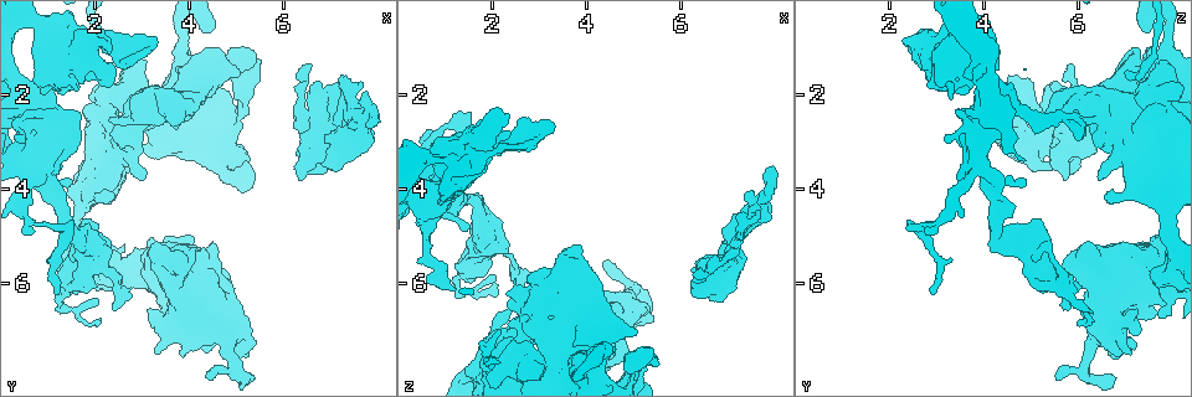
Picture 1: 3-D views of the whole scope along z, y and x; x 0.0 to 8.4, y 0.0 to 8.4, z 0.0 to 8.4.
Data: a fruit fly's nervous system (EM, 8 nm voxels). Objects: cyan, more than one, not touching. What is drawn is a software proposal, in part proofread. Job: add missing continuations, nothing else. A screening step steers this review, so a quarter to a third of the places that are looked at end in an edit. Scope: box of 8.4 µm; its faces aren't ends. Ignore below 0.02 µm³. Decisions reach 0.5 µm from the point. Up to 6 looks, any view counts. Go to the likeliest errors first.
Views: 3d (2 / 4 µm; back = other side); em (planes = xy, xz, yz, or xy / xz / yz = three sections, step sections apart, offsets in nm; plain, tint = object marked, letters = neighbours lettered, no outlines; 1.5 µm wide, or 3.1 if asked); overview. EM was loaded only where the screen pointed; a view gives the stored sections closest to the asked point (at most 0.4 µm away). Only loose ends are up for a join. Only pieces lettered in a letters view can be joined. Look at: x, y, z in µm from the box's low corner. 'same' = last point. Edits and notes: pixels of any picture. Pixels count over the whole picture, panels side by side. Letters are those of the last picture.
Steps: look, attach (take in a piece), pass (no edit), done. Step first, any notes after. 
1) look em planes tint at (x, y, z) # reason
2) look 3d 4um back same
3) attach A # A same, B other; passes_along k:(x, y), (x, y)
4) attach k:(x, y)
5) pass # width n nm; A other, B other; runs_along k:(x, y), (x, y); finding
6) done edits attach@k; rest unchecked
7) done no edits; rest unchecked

look 3d 4um at (3.75, 6.50, 6.15) # free end

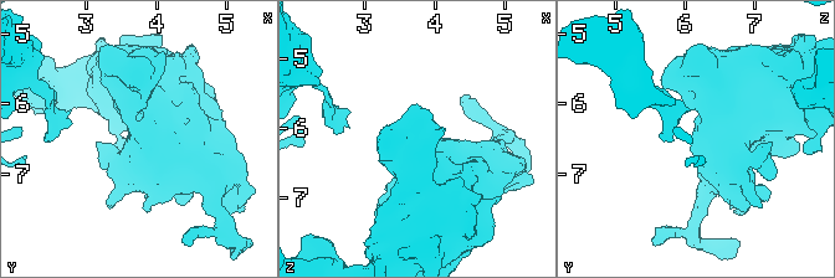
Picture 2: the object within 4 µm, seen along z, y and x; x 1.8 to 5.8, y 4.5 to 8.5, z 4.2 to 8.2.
look em planes letters at (3.75, 6.45, 6.15) # shape alone is not enough

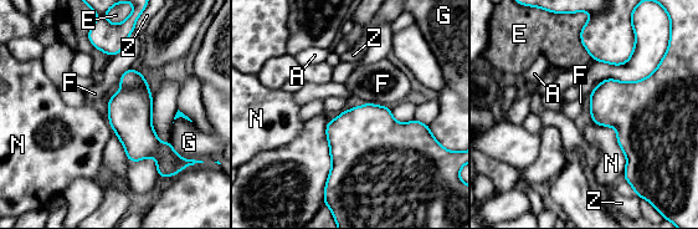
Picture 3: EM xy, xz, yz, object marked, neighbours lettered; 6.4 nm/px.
pass # A other, E other, F other, G other, N other, Z other; border 3:(367, 102), (388, 107); no lettered piece goes on from it

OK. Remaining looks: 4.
look 3d 4um at (1.25, 2.95, 6.10) # free end

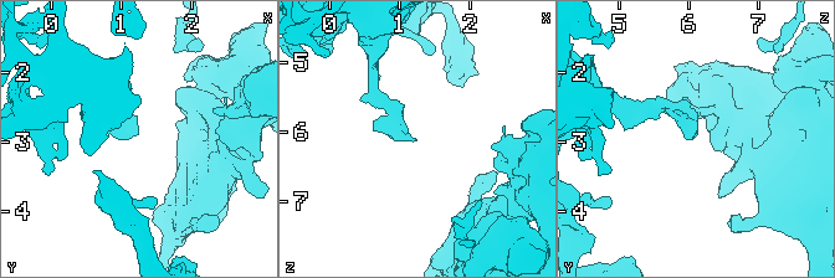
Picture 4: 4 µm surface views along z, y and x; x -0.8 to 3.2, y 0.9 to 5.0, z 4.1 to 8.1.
look em xz step 8 letters at (1.25, 2.90, 6.15) # shape alone is not enough

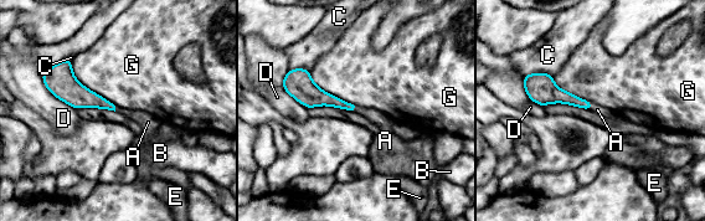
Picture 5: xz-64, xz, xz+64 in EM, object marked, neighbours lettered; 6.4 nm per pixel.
look em planes letters same

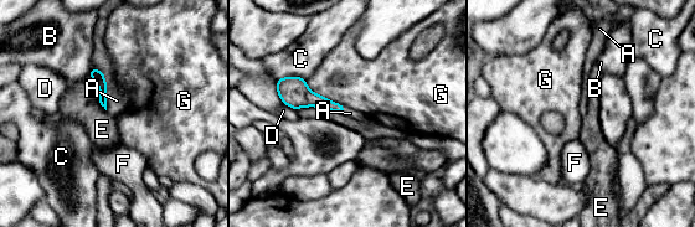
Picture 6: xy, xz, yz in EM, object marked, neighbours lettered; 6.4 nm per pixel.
attach A # A same, B other, C other, D other, E other, F other, G other; passes_along 6:(96, 75), (106, 86), (117, 101); the cell continues

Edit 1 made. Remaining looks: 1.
done edits attach@6; rest unchecked

